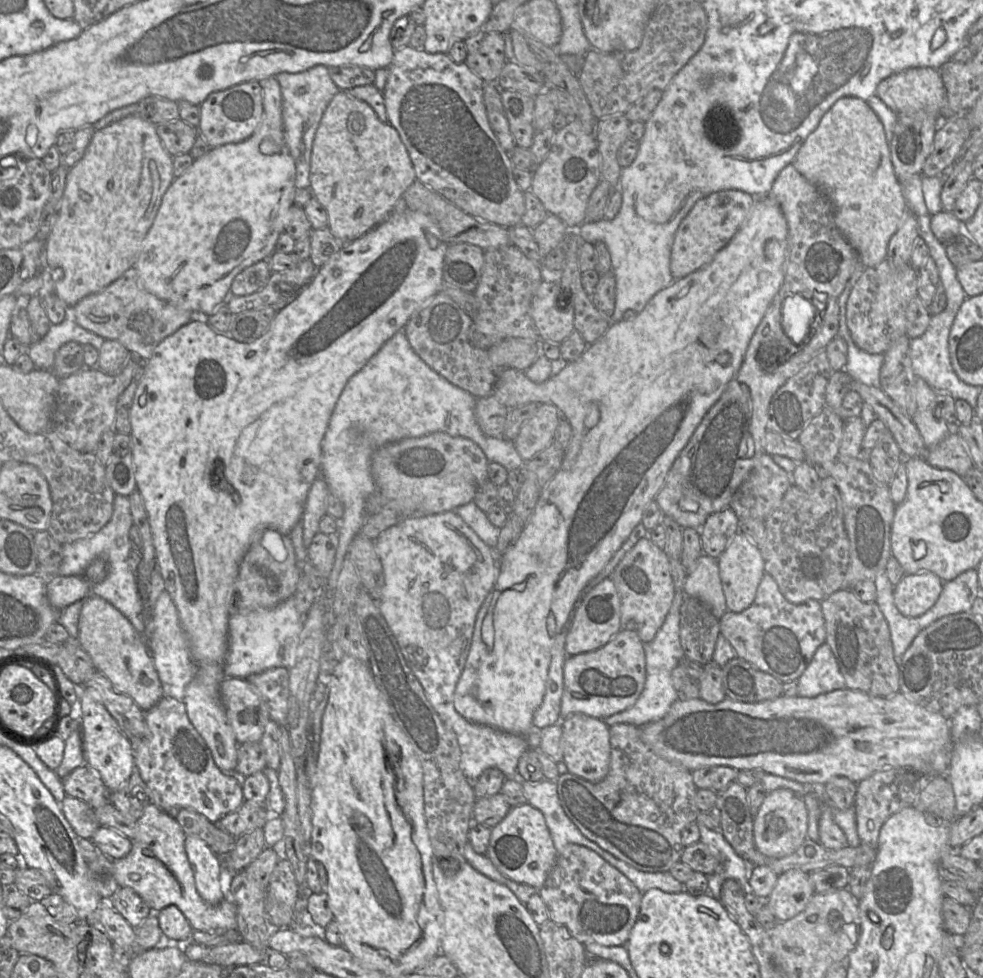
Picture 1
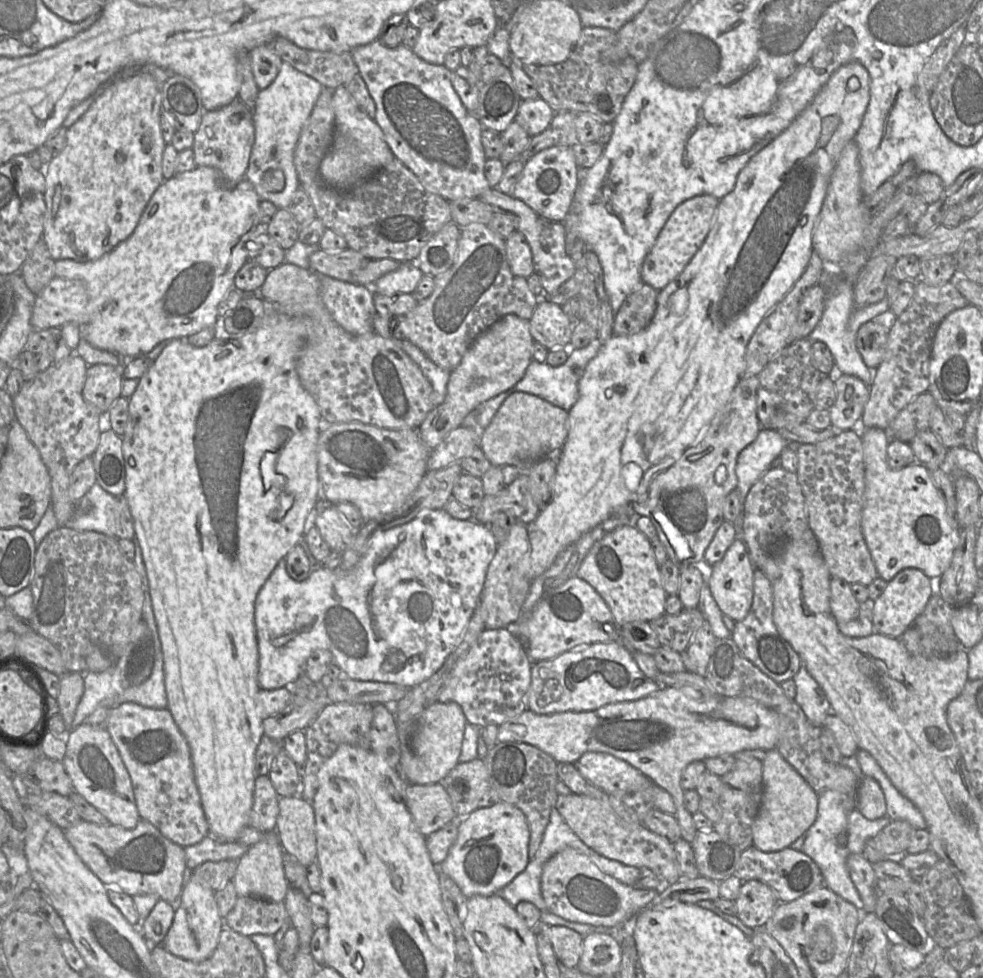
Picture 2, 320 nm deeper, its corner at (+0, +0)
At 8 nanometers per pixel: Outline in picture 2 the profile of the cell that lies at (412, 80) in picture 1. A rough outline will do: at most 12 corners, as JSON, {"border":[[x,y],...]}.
{"border":[[378,38],[351,56],[394,157],[447,201],[491,188],[444,64]]}

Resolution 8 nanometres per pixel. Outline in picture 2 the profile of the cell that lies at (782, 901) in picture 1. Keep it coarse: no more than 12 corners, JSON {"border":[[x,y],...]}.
{"border":[[760,880],[743,881],[736,916],[765,927],[779,904]]}

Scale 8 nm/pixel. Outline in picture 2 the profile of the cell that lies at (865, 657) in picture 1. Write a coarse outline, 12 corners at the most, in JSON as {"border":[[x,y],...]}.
{"border":[[830,579],[830,607],[837,625],[860,614],[851,585]]}

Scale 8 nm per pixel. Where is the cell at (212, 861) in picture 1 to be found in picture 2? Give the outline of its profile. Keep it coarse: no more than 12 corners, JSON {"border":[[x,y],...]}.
{"border":[[189,871],[160,945],[200,962],[224,920],[214,891]]}

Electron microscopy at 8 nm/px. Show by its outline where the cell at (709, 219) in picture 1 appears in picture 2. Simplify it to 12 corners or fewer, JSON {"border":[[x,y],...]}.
{"border":[[703,194],[673,210],[642,263],[660,291],[704,243],[718,205]]}

